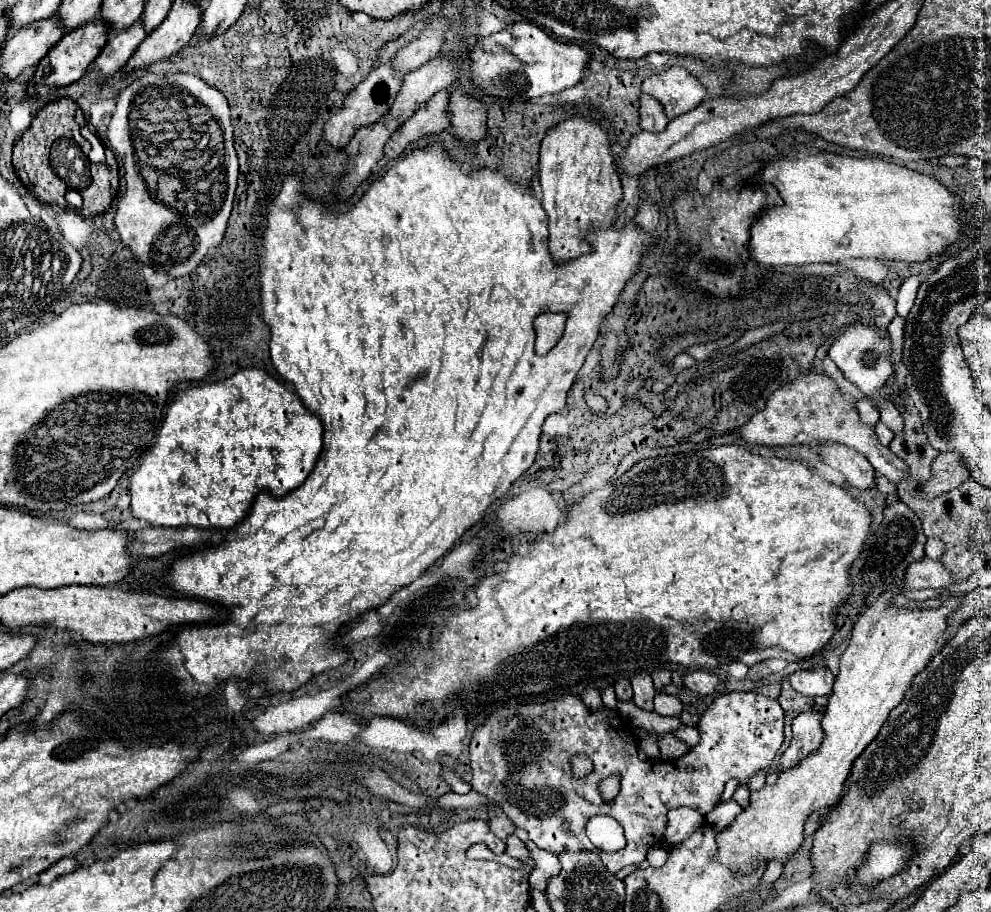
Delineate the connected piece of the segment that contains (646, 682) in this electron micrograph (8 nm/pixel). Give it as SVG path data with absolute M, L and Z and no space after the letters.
M634 676L632 678L632 688L634 688L634 704L642 710L654 710L654 686L650 676Z

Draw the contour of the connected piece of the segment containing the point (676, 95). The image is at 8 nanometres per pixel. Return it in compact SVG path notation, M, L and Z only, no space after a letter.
M672 66L662 74L652 74L642 82L642 92L656 98L664 106L664 114L672 120L694 110L704 98L704 86L680 66Z

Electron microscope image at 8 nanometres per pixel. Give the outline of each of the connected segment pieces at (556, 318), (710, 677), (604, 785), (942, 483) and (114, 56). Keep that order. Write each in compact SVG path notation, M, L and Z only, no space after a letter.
M540 314L534 320L534 330L536 330L536 354L546 354L556 346L556 342L562 338L564 324L566 324L566 314Z
M696 670L696 672L690 672L684 676L684 686L694 692L694 694L700 694L700 696L706 696L706 694L712 694L718 686L718 678L714 674L708 674L704 670Z
M612 774L612 776L604 778L598 784L598 790L600 790L600 796L604 802L612 802L620 790L620 774Z
M954 452L938 454L932 462L932 476L922 486L922 496L926 500L932 500L948 490L958 488L968 478L970 478L970 472L962 466L962 460Z
M140 20L134 22L132 28L118 30L116 36L108 40L108 44L100 52L100 56L94 60L92 68L100 70L106 76L114 74L122 66L126 66L128 58L136 52L136 48L140 46L140 42L144 38L146 38L146 30L144 30L144 22L140 22Z

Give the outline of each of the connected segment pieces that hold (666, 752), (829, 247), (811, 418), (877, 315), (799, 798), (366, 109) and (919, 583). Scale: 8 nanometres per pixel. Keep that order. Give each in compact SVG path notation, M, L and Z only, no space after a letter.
M660 734L658 738L660 738L658 746L660 746L662 758L676 760L676 758L680 758L680 756L684 756L688 752L688 746L684 742L680 742L678 738L674 738L672 734Z
M798 146L798 150L794 148L792 154L798 154L796 160L774 160L768 162L756 176L756 180L762 182L770 182L778 188L784 204L776 206L772 210L766 210L752 226L750 230L750 254L758 264L764 266L796 266L796 264L814 264L814 262L842 262L842 260L850 260L850 258L878 258L878 260L904 260L904 262L926 262L932 260L934 256L940 256L946 252L948 246L956 244L958 238L966 236L962 220L960 220L960 212L962 212L962 202L950 192L946 190L936 178L932 176L924 176L918 172L912 172L904 166L898 166L894 162L886 162L880 158L850 158L850 156L838 156L838 154L826 154L826 152L818 152L814 156L808 154L808 148Z
M808 372L808 390L794 390L794 388L782 388L776 390L776 394L772 394L772 398L768 398L768 406L760 412L754 414L744 426L740 426L738 430L740 438L744 442L750 444L768 444L768 446L792 446L792 444L810 444L812 440L820 440L820 442L838 442L838 444L846 444L850 448L854 448L856 452L860 452L862 456L868 458L868 462L874 466L874 470L882 476L886 476L892 484L902 482L904 478L908 478L908 464L900 458L896 458L896 454L892 454L886 446L882 446L876 438L876 432L872 426L866 426L860 422L856 408L844 400L844 396L840 394L840 390L836 388L836 384L826 376L826 374L818 374L818 372Z
M864 282L860 288L864 294L870 296L872 304L874 304L874 326L876 326L876 330L886 330L888 324L892 322L892 318L896 316L896 302L890 300L890 296L884 288L874 288L868 282Z
M886 592L874 602L874 606L866 608L860 614L860 618L852 630L852 640L840 658L840 672L836 676L834 690L832 690L832 696L828 700L828 706L826 706L824 718L822 718L824 740L822 740L820 748L816 752L812 752L808 758L804 758L804 762L800 762L798 766L782 772L778 776L776 784L772 784L772 786L766 784L762 790L752 792L748 808L744 808L728 828L718 832L716 862L728 866L728 870L734 870L734 874L748 874L756 868L758 862L776 860L776 862L784 864L788 860L788 856L792 856L800 848L800 844L804 840L802 834L804 834L806 818L814 810L834 806L838 802L838 798L842 796L842 790L844 790L844 780L848 778L854 760L876 738L876 734L880 732L882 724L886 722L890 710L894 710L900 704L900 700L904 698L914 676L920 670L924 670L924 666L930 662L930 658L934 654L938 654L938 650L950 638L952 632L948 632L948 626L944 622L952 614L952 610L956 610L958 606L960 606L960 596L946 598L938 608L932 608L932 610L930 608L904 608L904 606L894 608L894 596L892 596L892 592Z
M382 64L376 70L372 70L370 76L346 96L340 112L336 112L336 114L332 114L332 118L328 118L328 124L324 124L322 140L328 142L332 148L344 148L360 126L374 124L390 110L400 86L402 86L402 78L390 68L390 64Z
M922 558L920 562L914 562L908 566L902 588L898 588L898 590L900 590L900 594L904 594L908 590L922 590L922 588L940 590L948 584L954 584L954 580L950 578L948 570L940 562Z

